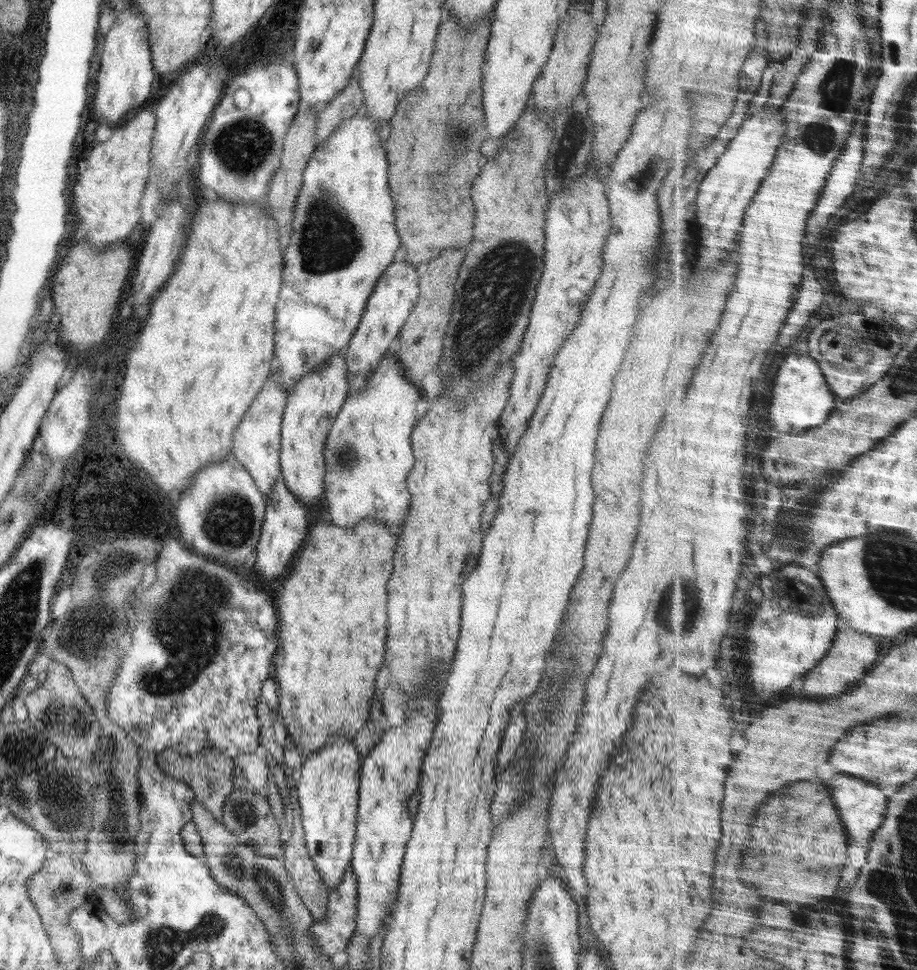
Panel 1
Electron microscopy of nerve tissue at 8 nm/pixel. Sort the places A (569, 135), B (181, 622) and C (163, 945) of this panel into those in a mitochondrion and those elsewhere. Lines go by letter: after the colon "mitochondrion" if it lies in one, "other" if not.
A: mitochondrion
B: mitochondrion
C: mitochondrion

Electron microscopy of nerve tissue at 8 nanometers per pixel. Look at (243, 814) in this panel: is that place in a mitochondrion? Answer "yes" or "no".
yes

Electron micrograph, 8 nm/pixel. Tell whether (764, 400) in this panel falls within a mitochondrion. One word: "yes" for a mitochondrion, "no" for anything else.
no

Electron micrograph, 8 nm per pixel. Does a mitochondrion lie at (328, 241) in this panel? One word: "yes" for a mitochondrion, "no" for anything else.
yes

